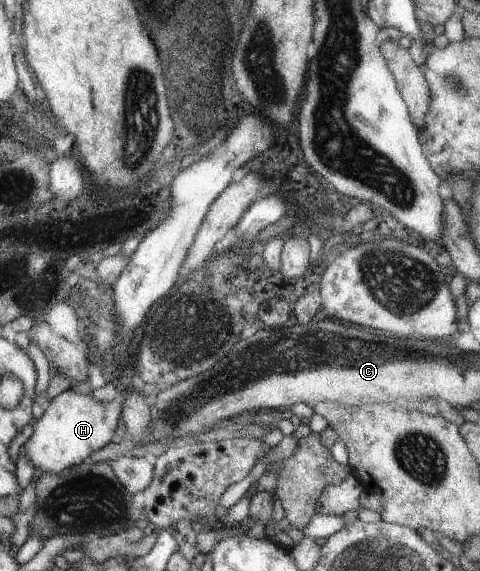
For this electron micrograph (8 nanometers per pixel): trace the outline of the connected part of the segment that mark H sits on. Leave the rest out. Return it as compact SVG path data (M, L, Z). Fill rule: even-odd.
M72 389L49 401L43 417L34 425L31 437L21 446L20 453L34 468L49 474L57 474L69 467L79 466L94 452L104 448L113 439L125 402L125 393L113 401L96 401L89 395L81 395Z

